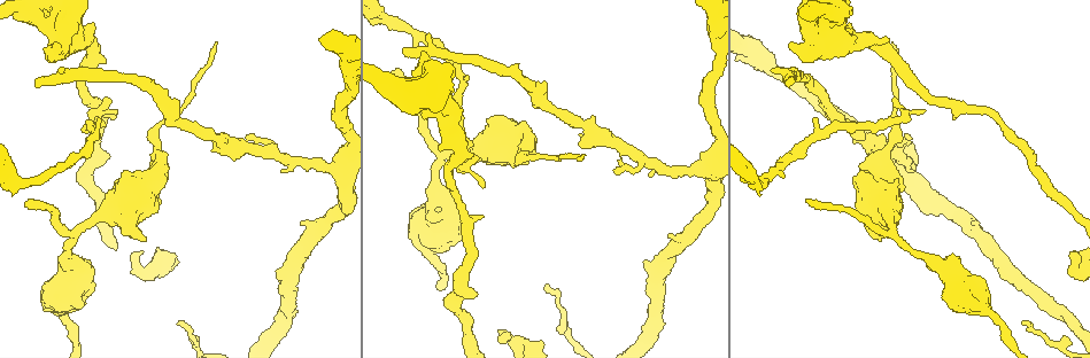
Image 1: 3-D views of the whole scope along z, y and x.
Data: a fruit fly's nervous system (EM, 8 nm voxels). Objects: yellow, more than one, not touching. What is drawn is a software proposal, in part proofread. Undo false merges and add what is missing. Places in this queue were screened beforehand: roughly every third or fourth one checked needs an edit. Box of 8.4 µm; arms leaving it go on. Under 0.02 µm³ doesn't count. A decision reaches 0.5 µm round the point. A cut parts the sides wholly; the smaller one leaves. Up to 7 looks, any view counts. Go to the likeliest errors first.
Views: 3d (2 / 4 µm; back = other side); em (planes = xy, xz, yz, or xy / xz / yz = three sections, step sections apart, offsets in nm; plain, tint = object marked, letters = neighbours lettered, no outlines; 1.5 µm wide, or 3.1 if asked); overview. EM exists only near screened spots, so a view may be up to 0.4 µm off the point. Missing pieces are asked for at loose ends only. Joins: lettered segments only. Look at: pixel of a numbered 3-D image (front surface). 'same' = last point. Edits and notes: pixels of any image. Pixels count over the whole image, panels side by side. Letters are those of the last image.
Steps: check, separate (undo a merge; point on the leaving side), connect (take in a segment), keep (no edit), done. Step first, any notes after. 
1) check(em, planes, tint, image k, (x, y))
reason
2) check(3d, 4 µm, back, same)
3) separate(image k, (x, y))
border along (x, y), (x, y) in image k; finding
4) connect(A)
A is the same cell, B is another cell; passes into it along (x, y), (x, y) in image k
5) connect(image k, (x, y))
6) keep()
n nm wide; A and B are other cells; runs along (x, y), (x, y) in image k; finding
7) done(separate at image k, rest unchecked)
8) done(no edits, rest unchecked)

check(em, planes, plain, image 1, (616, 172))
tapers out

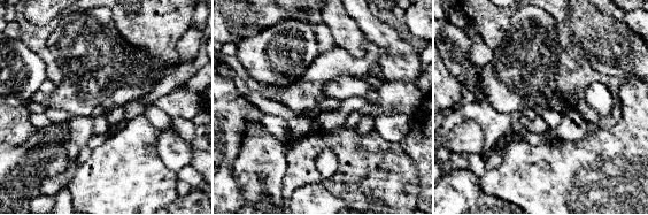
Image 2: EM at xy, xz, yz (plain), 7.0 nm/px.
check(em, planes, letters, same)

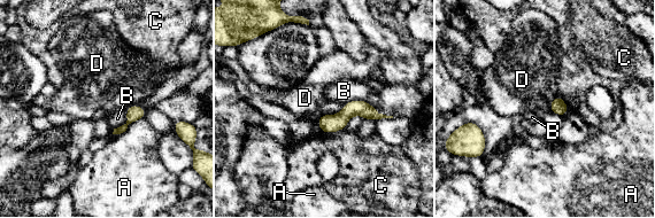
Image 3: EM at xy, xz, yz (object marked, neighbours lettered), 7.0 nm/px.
keep()
A, B, C and D are other cells; runs along (378, 116), (349, 110), (321, 123) in image 3; no lettered segment goes on from it

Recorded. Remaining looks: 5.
check(3d, 4 µm, image 1, (395, 68))

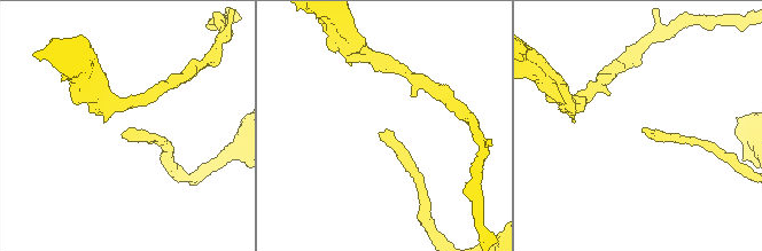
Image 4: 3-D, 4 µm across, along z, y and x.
check(em, planes, letters, image 4, (387, 130))
shape alone is not enough

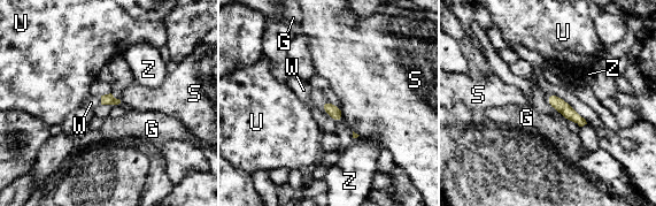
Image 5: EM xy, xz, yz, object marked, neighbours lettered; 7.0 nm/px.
connect(W)
W is the same cell, G, S, U and Z are other cells; passes into it along (107, 99), (101, 100), (91, 102) in image 5; the neuron continues

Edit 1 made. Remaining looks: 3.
check(em, xz, step 4, tint, image 1, (526, 152))
abrupt turn

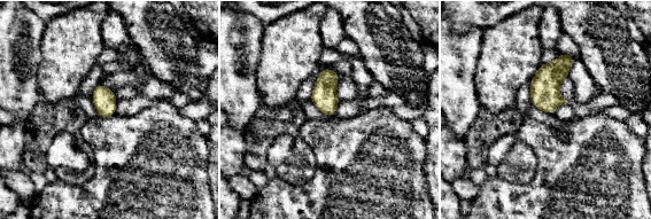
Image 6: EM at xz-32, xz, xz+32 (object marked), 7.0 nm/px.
check(em, planes, letters, same)
another direction

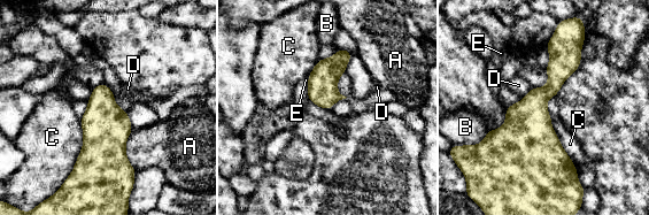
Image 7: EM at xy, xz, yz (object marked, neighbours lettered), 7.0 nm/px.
keep()
220 nm wide; A, B, C, D and E are other cells; one neuron here

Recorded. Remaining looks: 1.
done(connect at image 5, rest unchecked)

